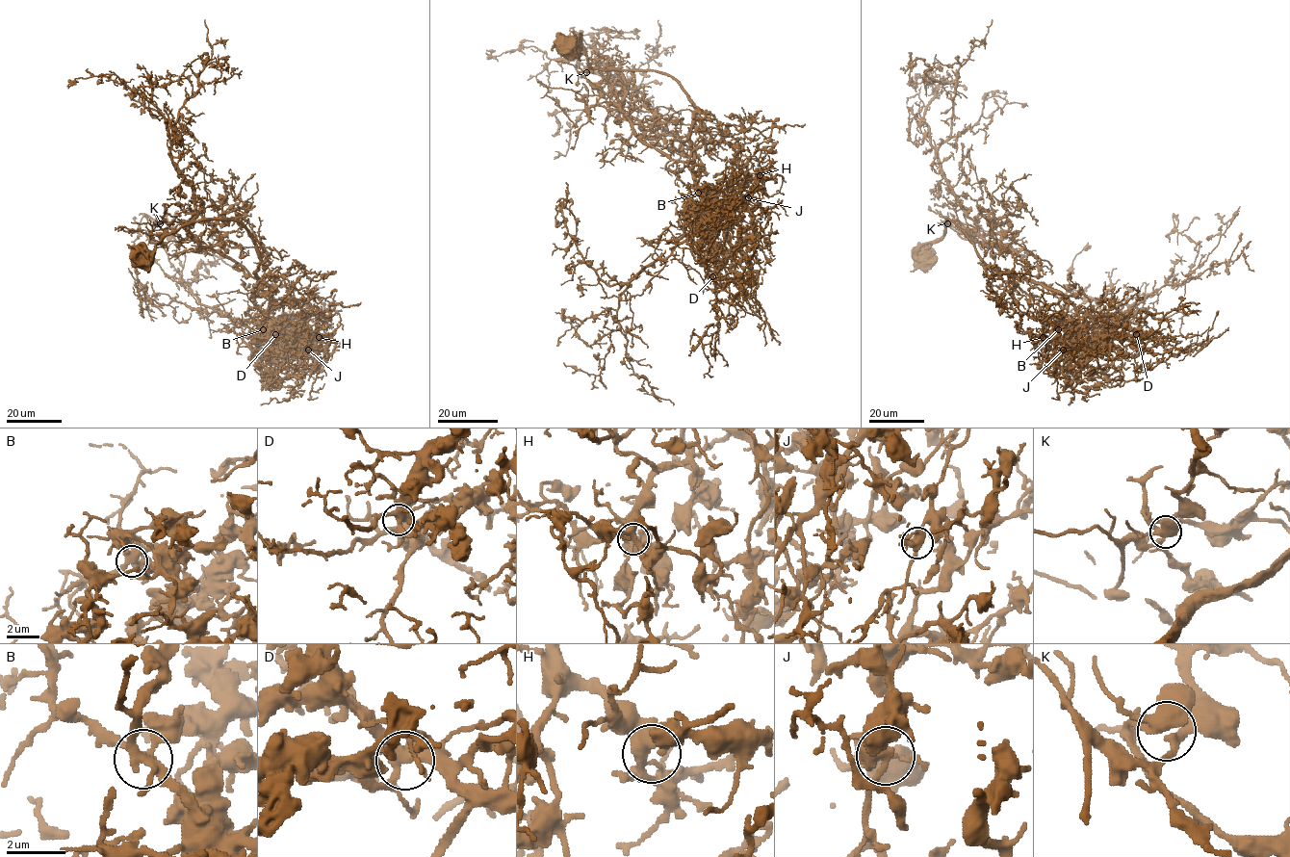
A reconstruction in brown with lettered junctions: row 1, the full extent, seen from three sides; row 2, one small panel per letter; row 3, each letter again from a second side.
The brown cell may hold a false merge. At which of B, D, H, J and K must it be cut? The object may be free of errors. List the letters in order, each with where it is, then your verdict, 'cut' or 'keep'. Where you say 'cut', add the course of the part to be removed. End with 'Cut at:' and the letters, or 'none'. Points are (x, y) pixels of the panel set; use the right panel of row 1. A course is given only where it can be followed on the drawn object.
B: (1058, 329) | keep
D: (1136, 334) | keep
H: (1043, 337) | keep
J: (1063, 350) | keep
K: (947, 223) | keep
Cut at: none

